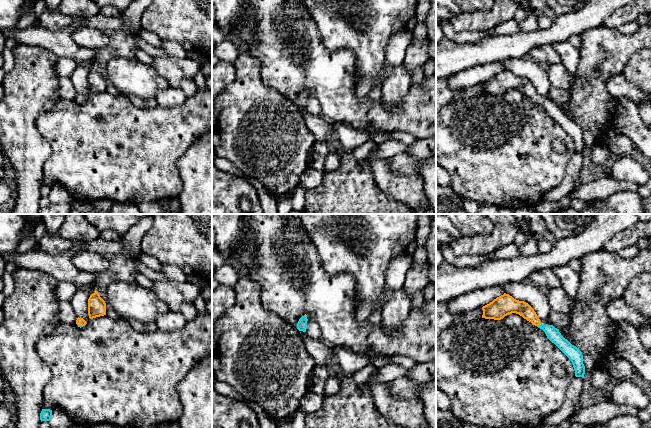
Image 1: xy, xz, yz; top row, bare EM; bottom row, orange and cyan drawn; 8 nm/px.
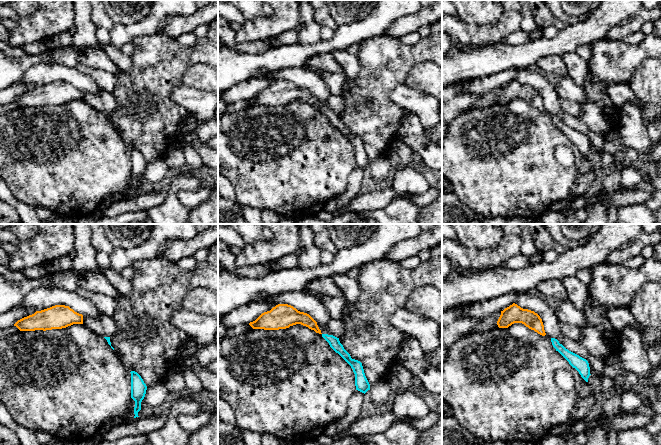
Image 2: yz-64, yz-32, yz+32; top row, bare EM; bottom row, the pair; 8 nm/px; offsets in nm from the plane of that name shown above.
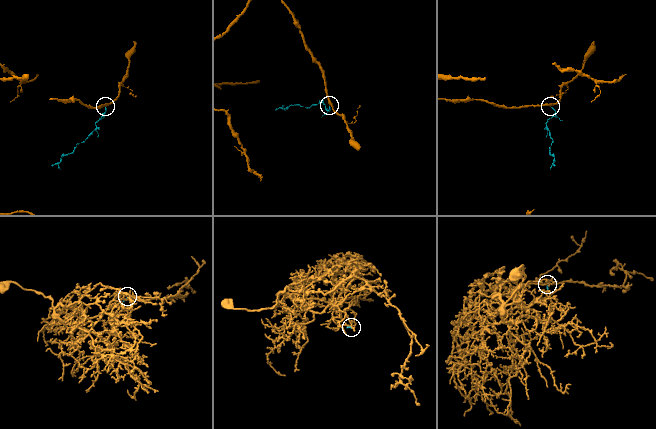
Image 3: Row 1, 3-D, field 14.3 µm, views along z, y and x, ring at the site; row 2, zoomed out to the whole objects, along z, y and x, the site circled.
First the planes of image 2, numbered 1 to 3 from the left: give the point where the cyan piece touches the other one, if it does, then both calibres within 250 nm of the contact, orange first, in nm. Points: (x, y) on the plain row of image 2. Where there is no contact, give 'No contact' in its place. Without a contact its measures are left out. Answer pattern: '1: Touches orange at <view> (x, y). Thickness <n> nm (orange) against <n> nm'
1: No contact
2: No contact
3: No contact

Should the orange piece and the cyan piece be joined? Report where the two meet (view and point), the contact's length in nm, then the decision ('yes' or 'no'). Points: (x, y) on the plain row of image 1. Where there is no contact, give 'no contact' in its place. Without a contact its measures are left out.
contact yz (538, 101); length 40 nm; yes

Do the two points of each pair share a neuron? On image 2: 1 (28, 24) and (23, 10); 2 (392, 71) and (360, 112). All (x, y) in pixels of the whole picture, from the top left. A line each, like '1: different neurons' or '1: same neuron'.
1: different neurons
2: same neuron

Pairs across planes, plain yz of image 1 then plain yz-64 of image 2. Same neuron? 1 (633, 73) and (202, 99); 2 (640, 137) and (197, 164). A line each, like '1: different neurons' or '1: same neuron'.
1: different neurons
2: different neurons

